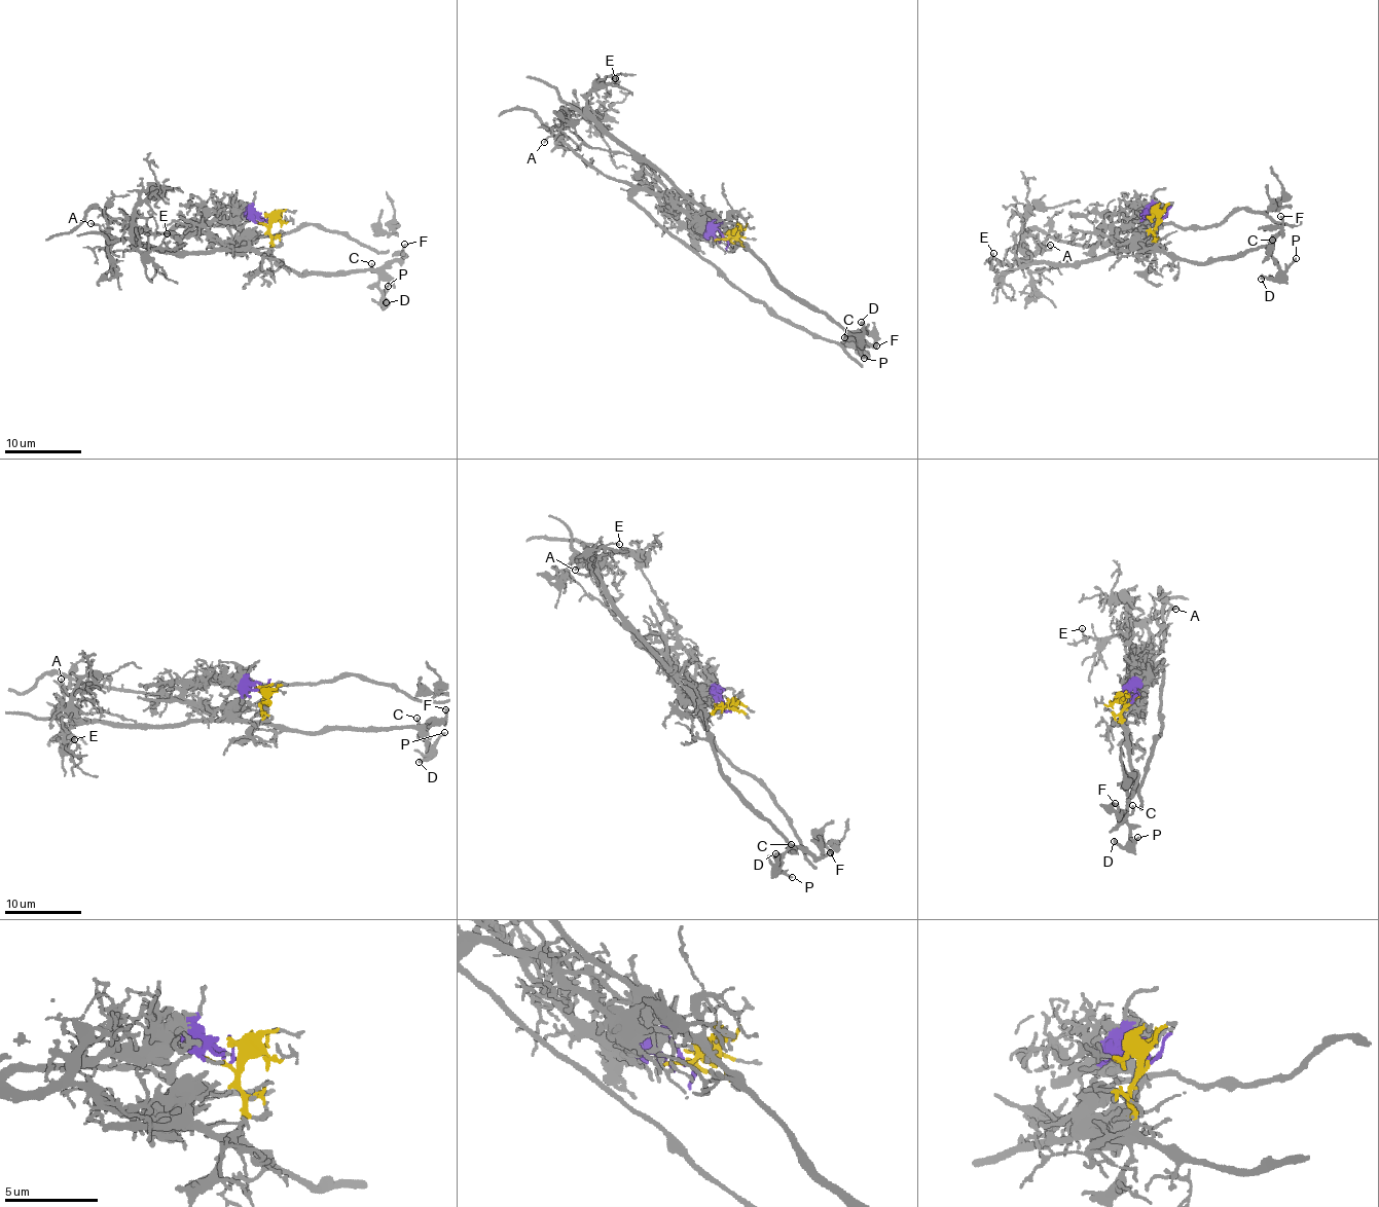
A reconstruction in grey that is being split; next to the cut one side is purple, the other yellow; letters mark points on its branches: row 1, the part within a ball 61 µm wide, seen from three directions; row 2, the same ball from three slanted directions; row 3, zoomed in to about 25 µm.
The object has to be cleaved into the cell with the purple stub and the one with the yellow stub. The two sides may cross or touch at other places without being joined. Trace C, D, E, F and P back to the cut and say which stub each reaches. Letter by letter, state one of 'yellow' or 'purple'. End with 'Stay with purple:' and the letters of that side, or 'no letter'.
C: yellow
D: yellow
E: yellow
F: yellow
P: yellow
Stay with purple: no letter

